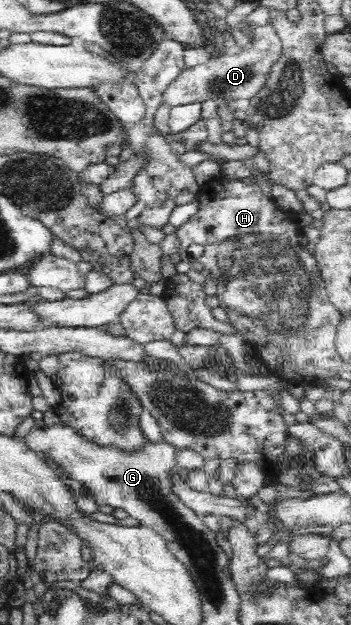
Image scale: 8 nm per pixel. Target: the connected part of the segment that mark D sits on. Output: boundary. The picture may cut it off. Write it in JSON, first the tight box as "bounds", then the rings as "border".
{"bounds":[160,21,281,108],"border":[[[270,21],[266,25],[251,24],[251,29],[253,29],[255,37],[243,51],[229,56],[220,52],[204,65],[186,67],[162,91],[160,103],[173,108],[187,105],[195,100],[202,103],[218,97],[225,100],[243,98],[250,100],[264,84],[264,77],[268,69],[278,60],[281,42]]]}

